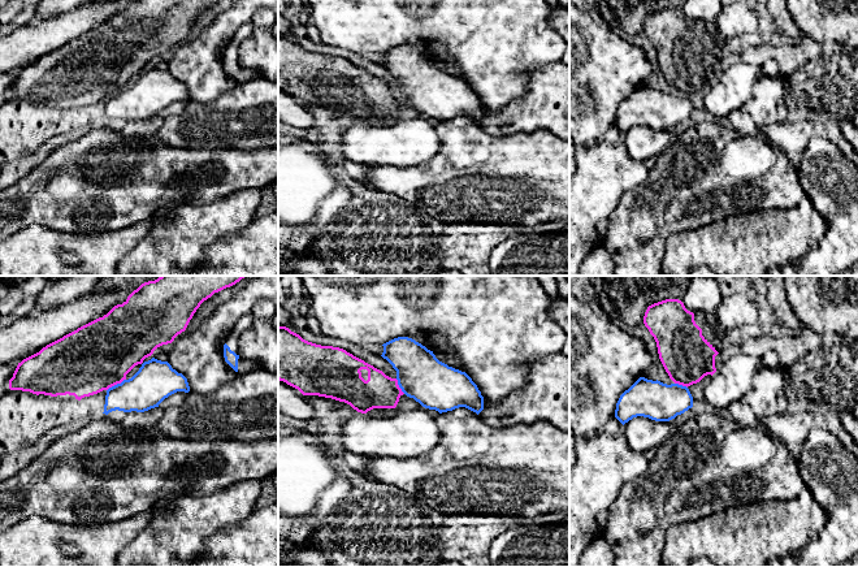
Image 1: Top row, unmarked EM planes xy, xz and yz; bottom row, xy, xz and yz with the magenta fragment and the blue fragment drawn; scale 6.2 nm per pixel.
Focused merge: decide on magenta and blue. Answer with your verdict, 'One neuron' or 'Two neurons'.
Two neurons

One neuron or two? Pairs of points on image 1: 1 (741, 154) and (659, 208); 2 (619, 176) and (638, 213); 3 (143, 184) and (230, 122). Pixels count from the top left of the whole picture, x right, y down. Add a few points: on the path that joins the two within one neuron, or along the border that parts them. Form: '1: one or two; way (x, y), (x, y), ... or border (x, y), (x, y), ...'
1: one; way (720, 172), (709, 173), (680, 194)
2: two; border (649, 171), (641, 182), (623, 194), (610, 217)
3: two; border (164, 143), (196, 150), (225, 148)

